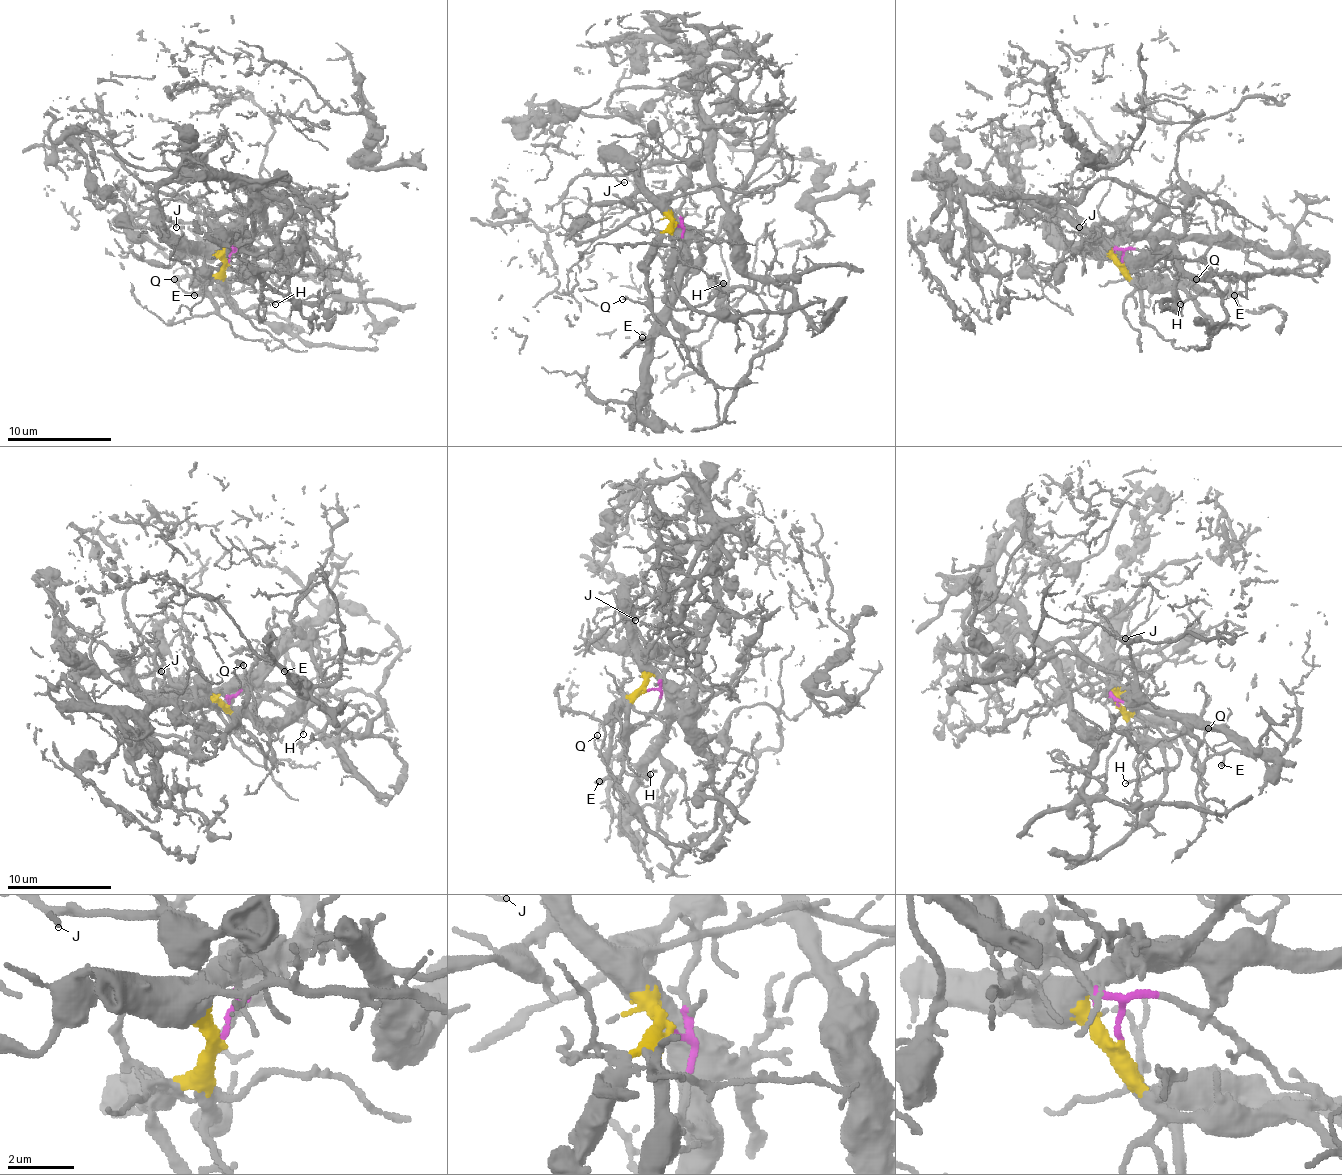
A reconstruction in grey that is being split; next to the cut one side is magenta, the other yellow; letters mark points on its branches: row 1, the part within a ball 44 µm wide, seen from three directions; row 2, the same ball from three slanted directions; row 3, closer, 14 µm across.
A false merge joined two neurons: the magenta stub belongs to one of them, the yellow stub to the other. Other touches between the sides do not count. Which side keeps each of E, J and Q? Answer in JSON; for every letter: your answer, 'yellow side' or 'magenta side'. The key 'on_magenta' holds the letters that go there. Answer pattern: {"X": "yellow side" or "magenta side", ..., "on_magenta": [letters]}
{"E": "yellow side", "J": "yellow side", "Q": "yellow side", "on_magenta": []}

